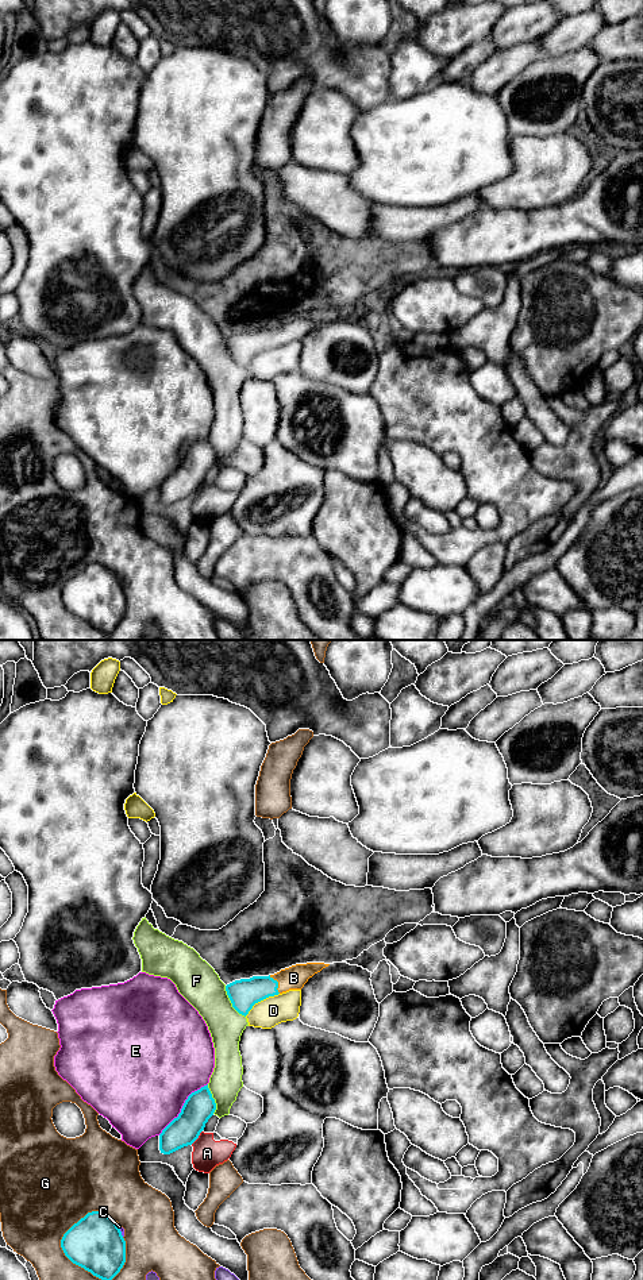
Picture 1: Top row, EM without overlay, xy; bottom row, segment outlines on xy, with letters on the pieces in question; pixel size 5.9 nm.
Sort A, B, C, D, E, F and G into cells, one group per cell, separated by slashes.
A / B / C / D / E / F / G

